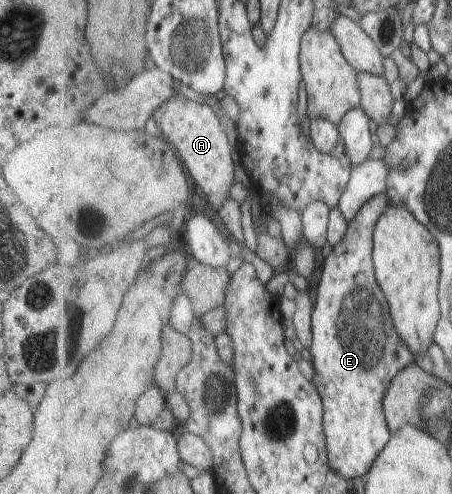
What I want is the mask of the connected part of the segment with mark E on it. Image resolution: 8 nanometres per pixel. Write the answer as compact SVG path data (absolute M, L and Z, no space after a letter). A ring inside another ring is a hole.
M387 192L371 198L355 221L349 224L345 238L327 253L314 311L315 339L310 349L318 371L315 381L326 403L326 432L332 467L347 478L368 474L392 442L395 433L386 412L386 395L398 375L417 361L416 353L399 335L391 302L380 284L375 261L376 229L380 219L391 211L392 205Z

